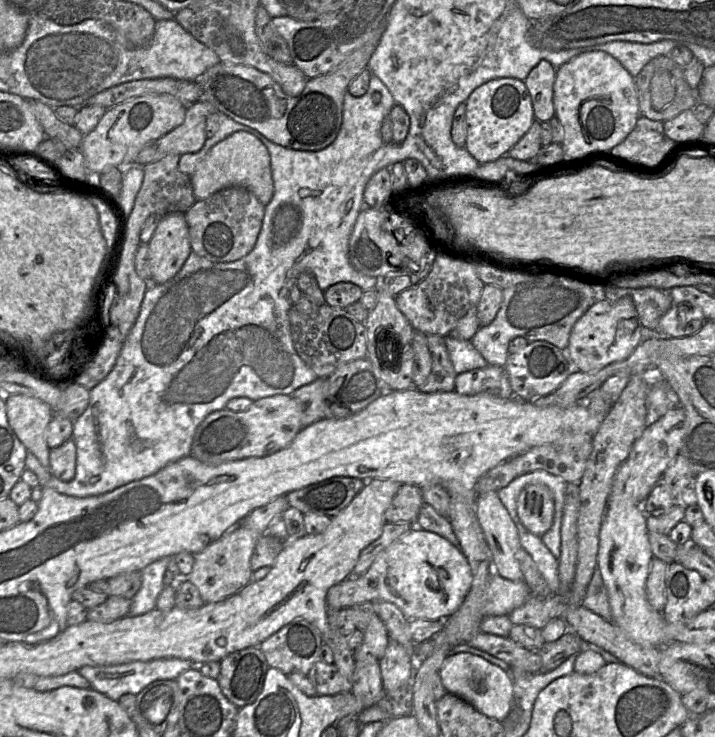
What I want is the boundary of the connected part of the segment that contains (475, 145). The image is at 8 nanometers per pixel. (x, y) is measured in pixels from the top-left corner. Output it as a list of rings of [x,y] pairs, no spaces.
[[[516,78],[492,79],[476,89],[466,100],[465,148],[484,164],[506,155],[529,130],[535,120],[533,104],[525,83]]]

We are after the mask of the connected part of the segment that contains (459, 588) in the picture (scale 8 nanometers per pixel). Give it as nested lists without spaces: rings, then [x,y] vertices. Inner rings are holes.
[[[414,526],[382,551],[361,576],[350,576],[326,594],[328,610],[381,600],[394,604],[407,620],[445,620],[464,601],[472,583],[469,563],[459,547],[447,539]]]

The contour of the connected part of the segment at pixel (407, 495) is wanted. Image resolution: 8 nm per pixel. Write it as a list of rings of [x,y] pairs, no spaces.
[[[401,484],[384,513],[386,523],[405,522],[415,525],[420,509],[424,505],[421,488]]]

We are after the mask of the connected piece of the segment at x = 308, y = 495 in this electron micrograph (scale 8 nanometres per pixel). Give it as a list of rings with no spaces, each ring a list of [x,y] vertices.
[[[337,476],[292,491],[285,497],[289,507],[298,509],[302,514],[316,513],[332,518],[350,504],[354,497],[364,488],[365,482],[354,477]]]

